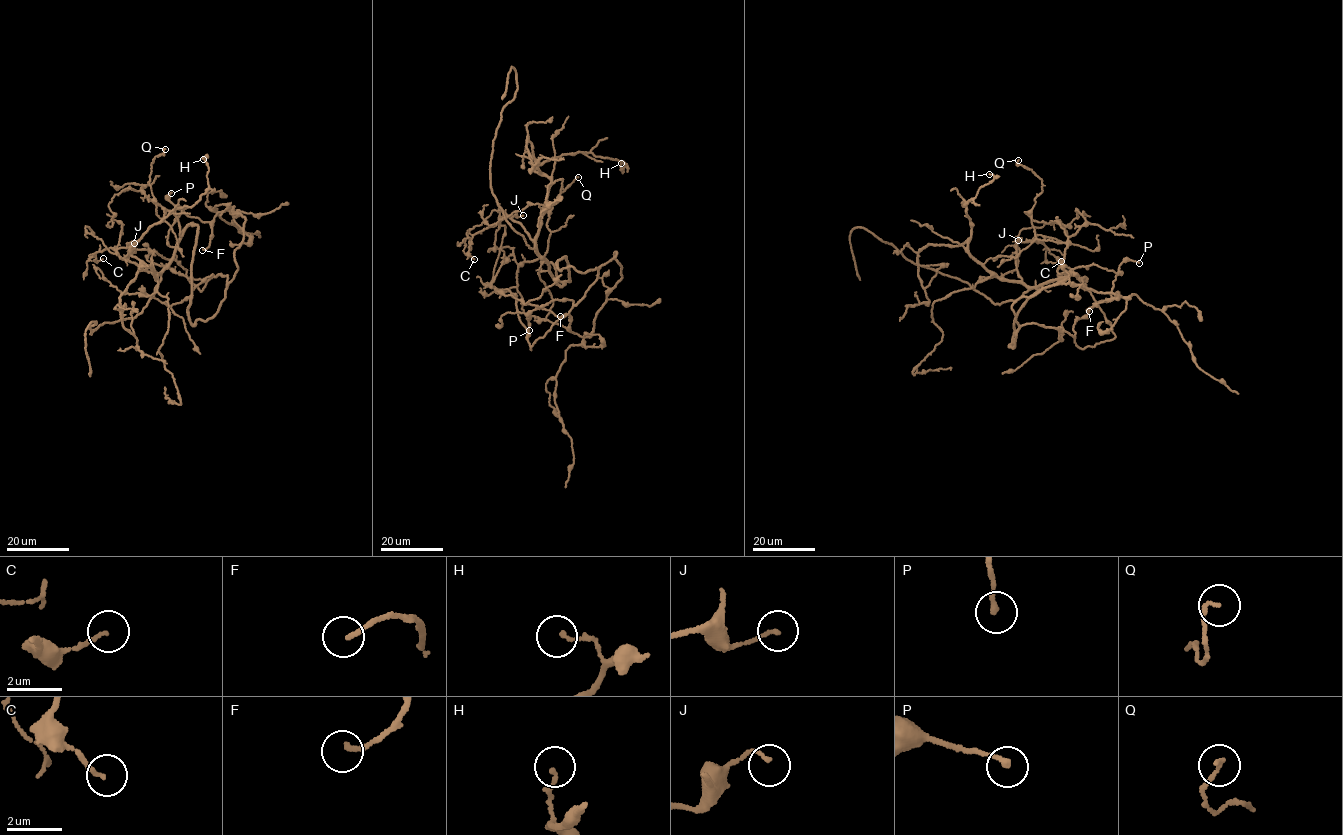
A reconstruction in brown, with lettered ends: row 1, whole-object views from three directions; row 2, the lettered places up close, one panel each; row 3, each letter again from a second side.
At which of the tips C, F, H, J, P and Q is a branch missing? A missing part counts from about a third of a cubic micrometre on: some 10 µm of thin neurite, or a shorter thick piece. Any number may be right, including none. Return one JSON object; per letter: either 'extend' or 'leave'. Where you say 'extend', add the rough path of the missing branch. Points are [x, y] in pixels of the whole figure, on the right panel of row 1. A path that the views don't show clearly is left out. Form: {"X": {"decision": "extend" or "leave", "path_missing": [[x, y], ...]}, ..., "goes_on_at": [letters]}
{"C": {"decision": "leave"}, "F": {"decision": "leave"}, "H": {"decision": "leave"}, "J": {"decision": "leave"}, "P": {"decision": "leave"}, "Q": {"decision": "leave"}, "goes_on_at": []}

